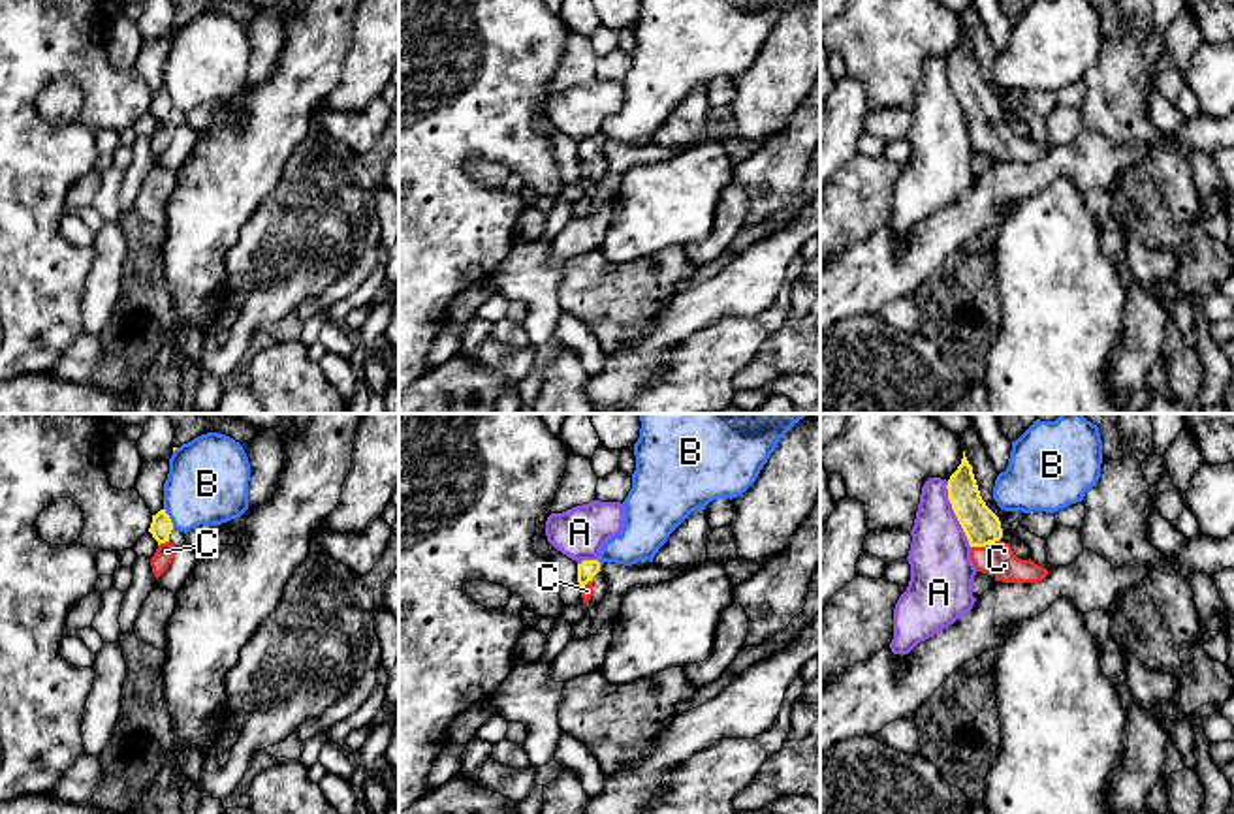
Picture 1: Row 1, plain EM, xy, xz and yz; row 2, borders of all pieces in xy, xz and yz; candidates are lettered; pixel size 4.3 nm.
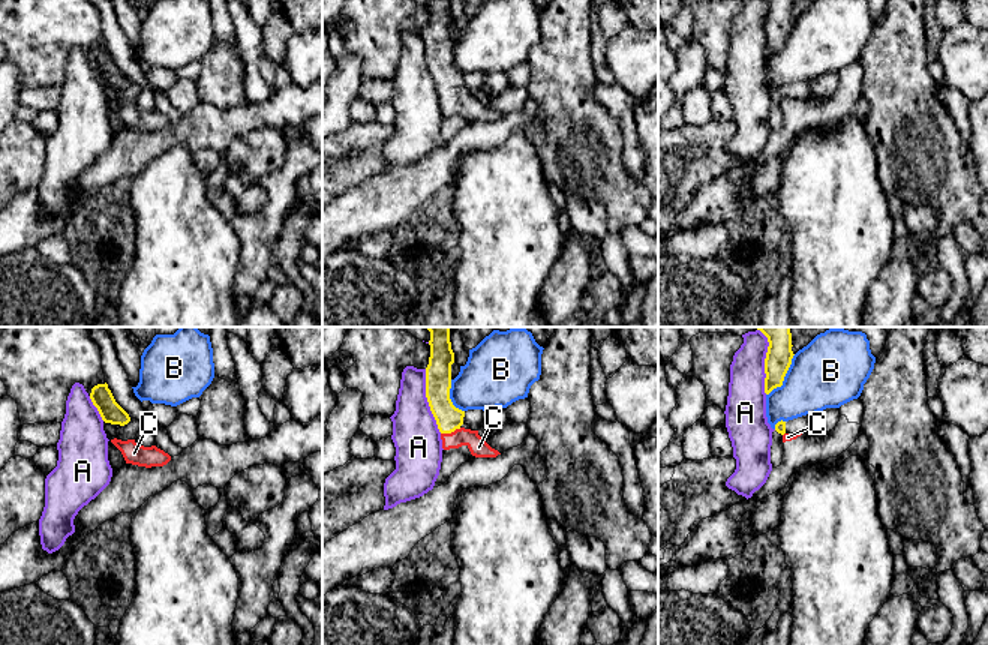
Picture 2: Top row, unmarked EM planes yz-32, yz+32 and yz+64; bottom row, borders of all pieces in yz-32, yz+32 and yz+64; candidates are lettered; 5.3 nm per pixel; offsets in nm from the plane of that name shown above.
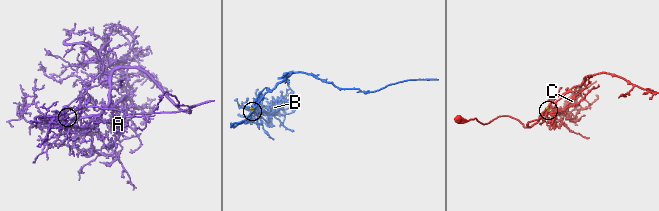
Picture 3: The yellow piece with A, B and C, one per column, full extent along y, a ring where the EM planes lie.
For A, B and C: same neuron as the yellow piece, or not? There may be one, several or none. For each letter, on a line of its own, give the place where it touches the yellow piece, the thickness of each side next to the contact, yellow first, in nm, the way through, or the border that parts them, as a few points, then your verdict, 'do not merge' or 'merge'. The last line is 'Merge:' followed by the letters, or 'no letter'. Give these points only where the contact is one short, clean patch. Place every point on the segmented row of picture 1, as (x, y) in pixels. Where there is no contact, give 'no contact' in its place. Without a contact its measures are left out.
A: yz (956, 516) | 160/280 nm | do not merge
B: xy (168, 517) | 90/340 nm | along xy (164, 508), (174, 527) | do not merge
C: yz (986, 544) | 160/150 nm | across yz (980, 525), (986, 544), (997, 559) | merge
Merge: C

